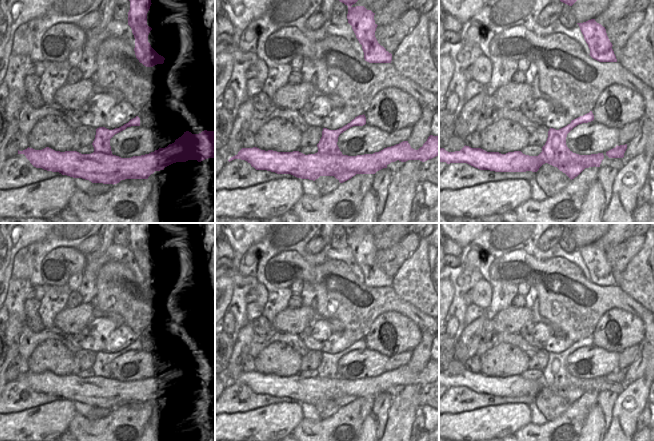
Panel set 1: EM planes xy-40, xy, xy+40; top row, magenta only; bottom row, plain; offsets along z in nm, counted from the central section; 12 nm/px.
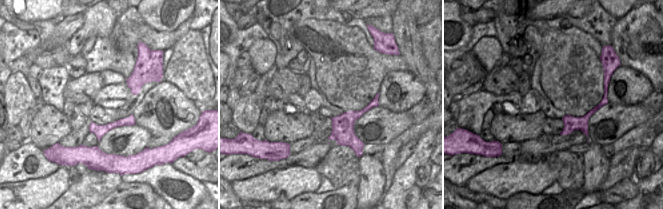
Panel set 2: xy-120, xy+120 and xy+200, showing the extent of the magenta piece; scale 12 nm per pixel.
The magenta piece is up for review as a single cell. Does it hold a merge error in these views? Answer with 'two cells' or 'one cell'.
two cells

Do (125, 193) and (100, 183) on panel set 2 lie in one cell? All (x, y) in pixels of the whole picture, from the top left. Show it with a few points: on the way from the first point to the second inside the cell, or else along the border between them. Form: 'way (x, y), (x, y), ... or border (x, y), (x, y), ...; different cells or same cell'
border (122, 182), (103, 198); different cells

